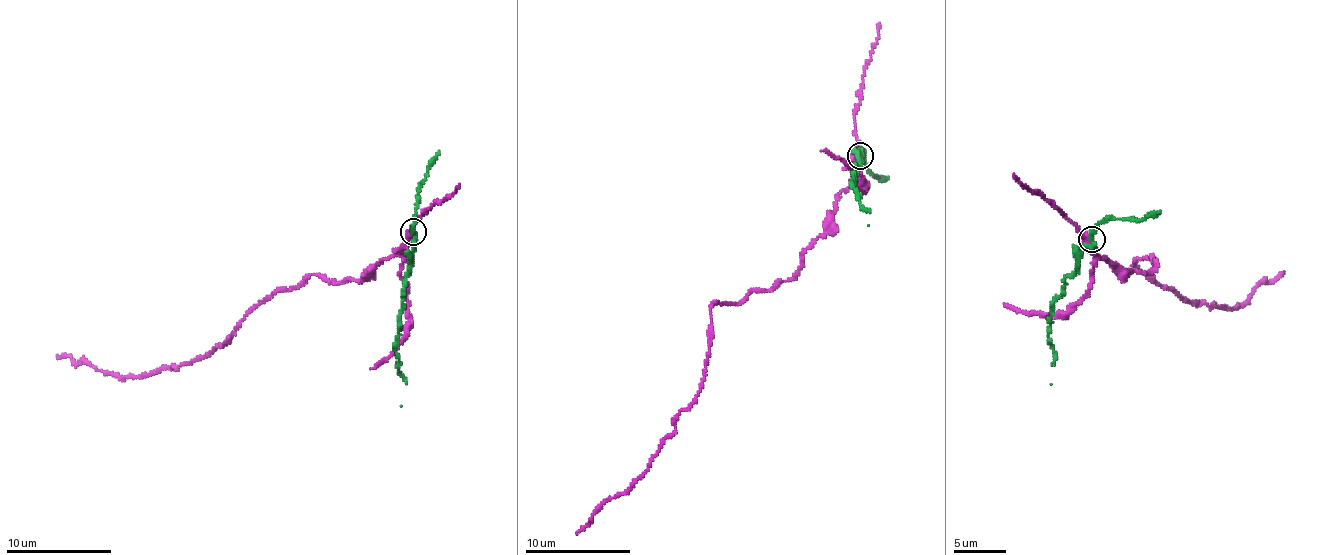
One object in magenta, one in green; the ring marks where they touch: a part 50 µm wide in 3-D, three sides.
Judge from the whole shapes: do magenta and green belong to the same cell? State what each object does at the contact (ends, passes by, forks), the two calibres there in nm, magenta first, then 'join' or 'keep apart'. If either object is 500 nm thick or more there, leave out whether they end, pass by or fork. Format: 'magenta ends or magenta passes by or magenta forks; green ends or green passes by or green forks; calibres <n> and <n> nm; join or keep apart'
magenta passes by; green passes by; calibres 340 and 200 nm; keep apart

